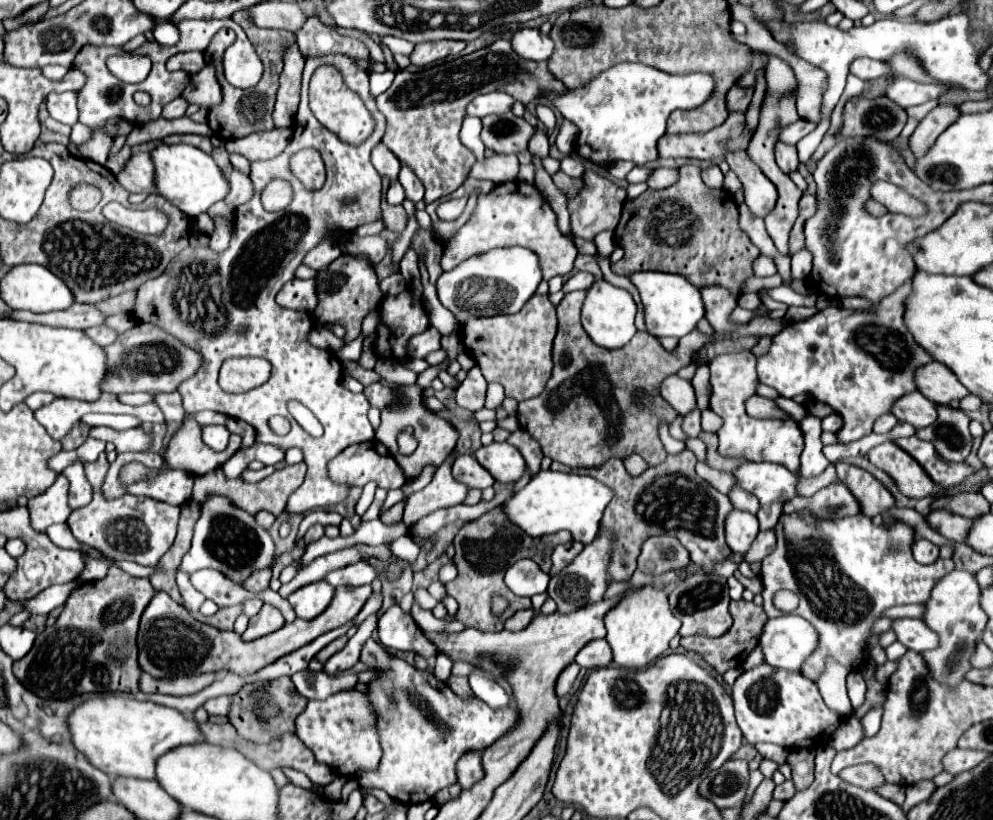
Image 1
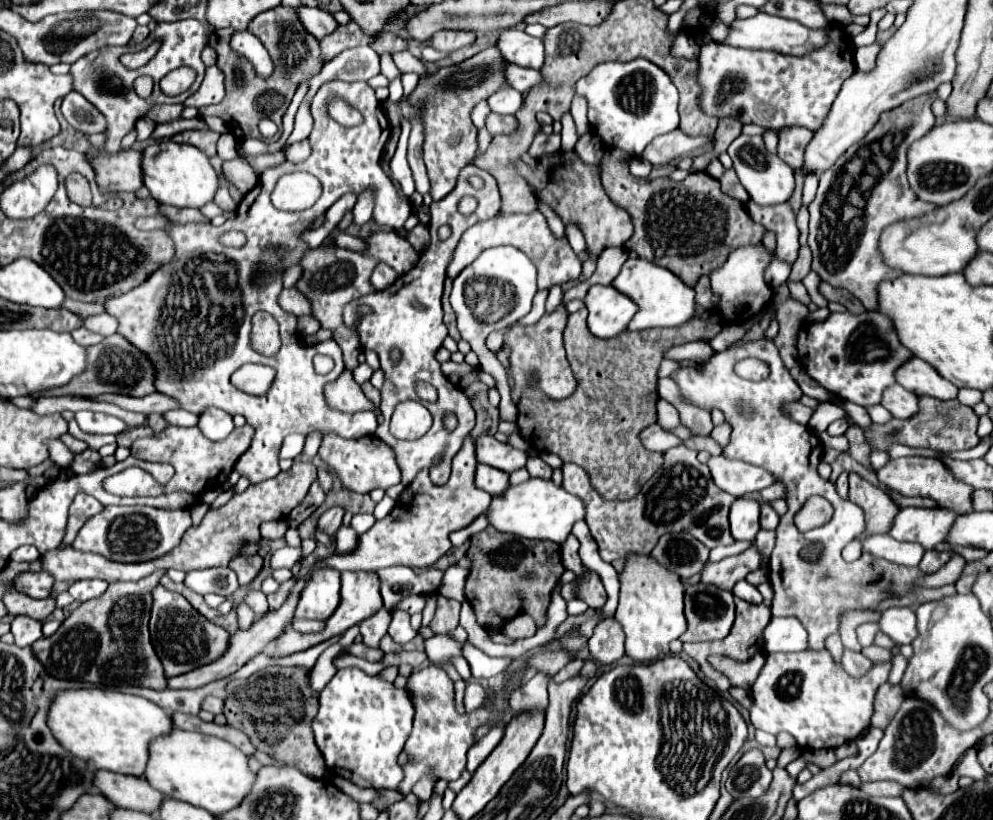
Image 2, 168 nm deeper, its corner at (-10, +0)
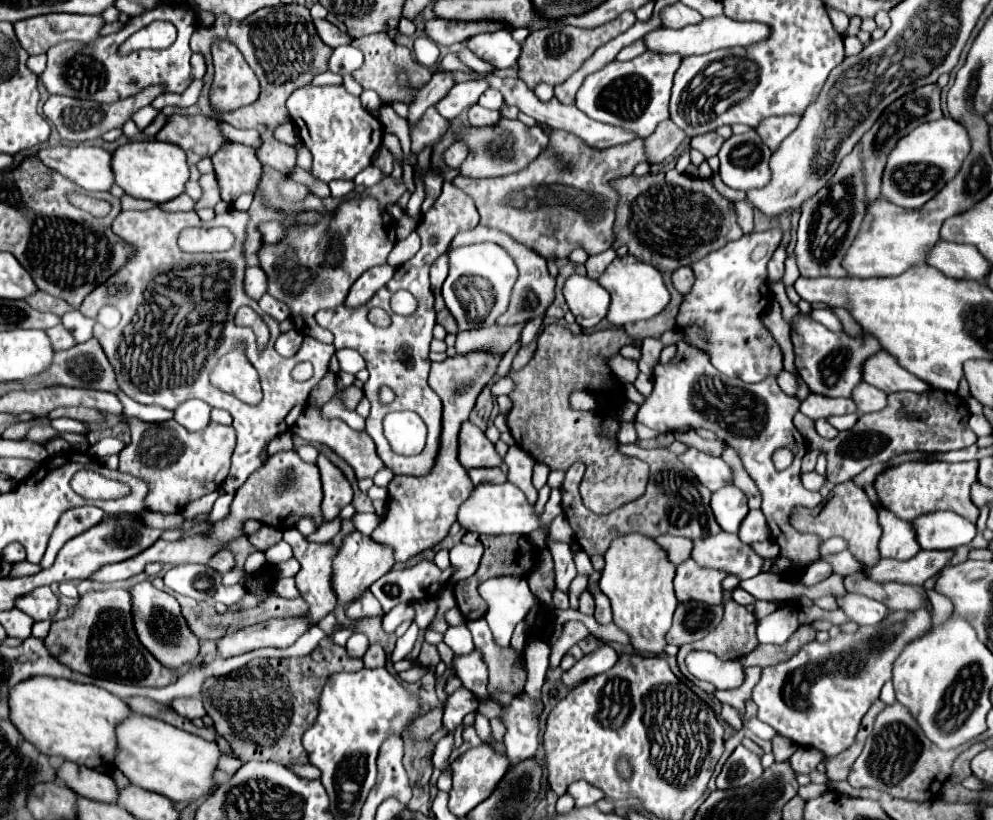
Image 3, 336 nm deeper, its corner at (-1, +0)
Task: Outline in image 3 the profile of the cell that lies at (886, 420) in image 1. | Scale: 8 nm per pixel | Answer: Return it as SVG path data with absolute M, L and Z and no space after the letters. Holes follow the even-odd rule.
M809 393L807 399L801 403L801 413L805 413L811 419L823 419L825 415L845 415L845 413L857 413L857 405L853 399L831 399L825 395Z

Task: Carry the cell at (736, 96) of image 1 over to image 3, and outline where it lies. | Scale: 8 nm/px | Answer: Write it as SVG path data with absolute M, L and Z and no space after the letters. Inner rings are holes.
M709 131L709 133L703 133L703 135L693 137L691 139L691 147L697 149L697 151L701 151L705 155L705 159L709 159L709 157L713 157L713 155L719 153L723 141L725 139L721 135L717 135L715 131Z

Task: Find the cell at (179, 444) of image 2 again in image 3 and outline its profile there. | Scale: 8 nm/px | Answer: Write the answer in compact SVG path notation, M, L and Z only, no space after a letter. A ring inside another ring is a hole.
M129 417L131 425L131 443L119 453L119 469L123 473L137 475L149 483L149 495L145 499L149 511L161 511L161 513L177 513L187 503L199 499L201 495L207 495L221 487L229 473L231 455L235 449L235 429L225 427L219 423L211 423L207 429L191 433L185 427L181 427L177 421L165 421L165 423L143 423L139 419Z

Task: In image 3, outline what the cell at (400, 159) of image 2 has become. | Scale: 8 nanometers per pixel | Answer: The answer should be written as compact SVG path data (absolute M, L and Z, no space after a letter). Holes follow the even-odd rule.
M369 165L365 171L361 171L361 175L357 175L357 177L355 177L355 185L375 187L375 185L379 185L383 179L385 179L385 173L383 173L379 167Z

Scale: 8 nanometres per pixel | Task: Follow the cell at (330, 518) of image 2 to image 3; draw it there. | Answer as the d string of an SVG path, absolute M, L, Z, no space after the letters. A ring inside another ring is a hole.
M323 455L317 459L317 467L321 471L321 483L323 483L323 503L321 503L321 513L323 521L333 521L339 511L351 503L353 491L343 473Z

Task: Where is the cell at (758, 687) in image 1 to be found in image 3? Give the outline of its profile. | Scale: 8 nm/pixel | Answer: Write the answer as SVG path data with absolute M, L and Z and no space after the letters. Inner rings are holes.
M927 609L917 611L893 611L885 623L879 623L877 627L861 627L857 633L841 633L839 637L829 639L827 643L811 641L801 647L797 655L793 655L789 661L765 667L761 673L759 683L753 687L751 699L759 707L757 719L771 725L779 735L795 741L803 747L815 747L825 757L837 755L853 745L855 735L861 727L861 719L867 713L867 709L873 705L873 701L879 699L879 691L885 681L891 679L891 667L893 659L901 653L901 647L909 639L917 639L925 627L929 627L931 617Z

